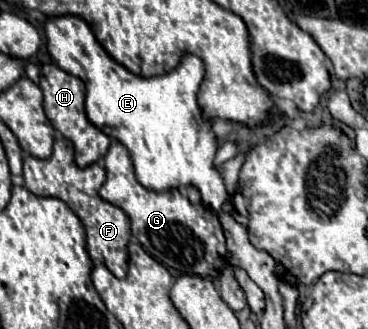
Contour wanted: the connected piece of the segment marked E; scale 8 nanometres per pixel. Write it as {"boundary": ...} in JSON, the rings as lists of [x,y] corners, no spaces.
{"boundary":[[[51,17],[45,23],[45,35],[47,49],[57,65],[87,85],[85,109],[89,121],[127,147],[139,183],[157,193],[195,187],[203,197],[203,205],[219,211],[229,195],[219,169],[213,165],[219,149],[213,123],[197,103],[197,93],[205,77],[203,61],[197,55],[183,53],[173,71],[141,77],[113,61],[95,39],[91,27],[79,17]]]}

